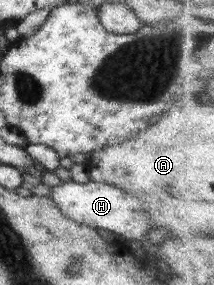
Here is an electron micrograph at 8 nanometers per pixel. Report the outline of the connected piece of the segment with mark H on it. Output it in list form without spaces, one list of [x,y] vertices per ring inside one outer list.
[[[70,180],[57,184],[50,190],[51,193],[48,197],[59,207],[61,215],[65,215],[67,219],[79,225],[109,230],[109,232],[127,240],[141,240],[147,234],[147,230],[151,228],[140,199],[115,187],[115,185],[91,180],[85,184],[77,184],[77,182]]]

